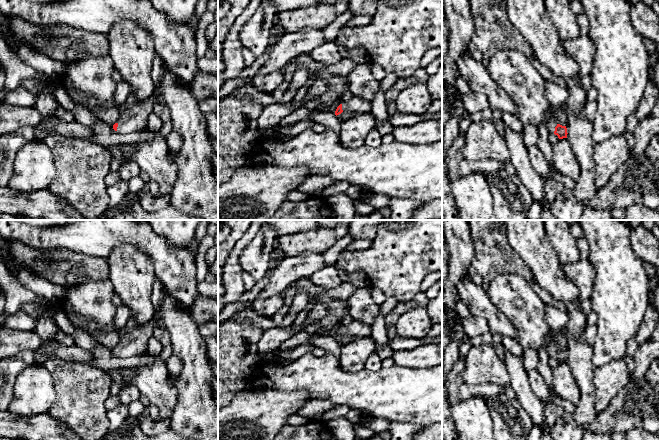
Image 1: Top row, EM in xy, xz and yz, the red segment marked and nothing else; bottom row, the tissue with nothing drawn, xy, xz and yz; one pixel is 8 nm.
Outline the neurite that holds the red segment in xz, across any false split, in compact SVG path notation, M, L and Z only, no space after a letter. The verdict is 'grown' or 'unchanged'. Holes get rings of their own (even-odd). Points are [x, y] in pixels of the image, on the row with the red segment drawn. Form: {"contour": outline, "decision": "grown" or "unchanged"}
{"contour": "M354 96L347 102L342 102L336 109L335 115L339 115L342 112L354 112L356 114L360 113L370 113L371 111L371 103L369 101L364 100L361 97Z", "decision": "grown"}

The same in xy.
{"contour": "M164 71L161 82L155 86L151 98L138 102L119 117L113 129L123 135L147 128L150 108L162 103L170 109L173 131L180 134L183 144L176 157L178 177L170 194L170 204L178 211L201 218L203 220L218 220L218 182L213 176L210 159L216 154L210 143L205 115L198 106L198 101L188 87L182 86L167 71Z", "decision": "grown"}

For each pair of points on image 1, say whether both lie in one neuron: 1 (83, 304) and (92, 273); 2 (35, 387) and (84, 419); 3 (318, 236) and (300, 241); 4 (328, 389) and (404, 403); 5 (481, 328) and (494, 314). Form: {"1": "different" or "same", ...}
{"1": "different", "2": "different", "3": "same", "4": "same", "5": "different"}

